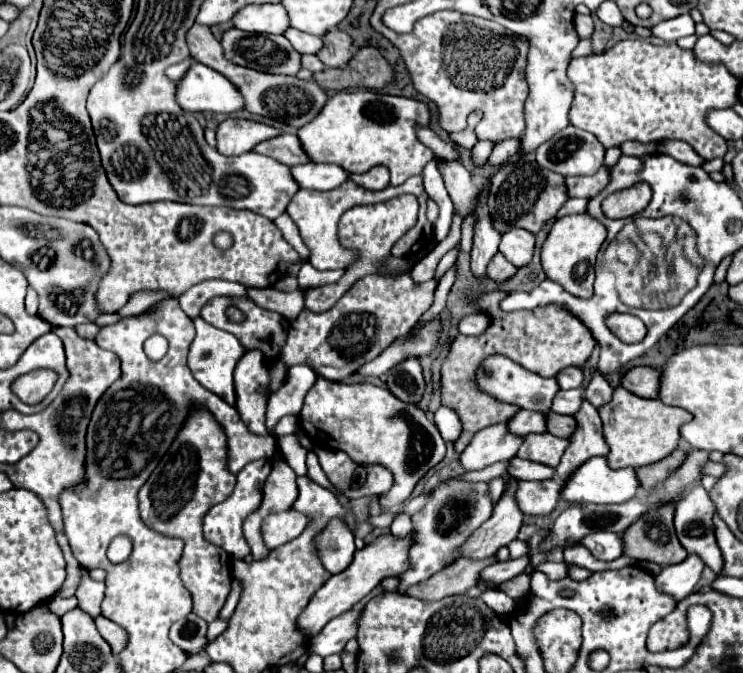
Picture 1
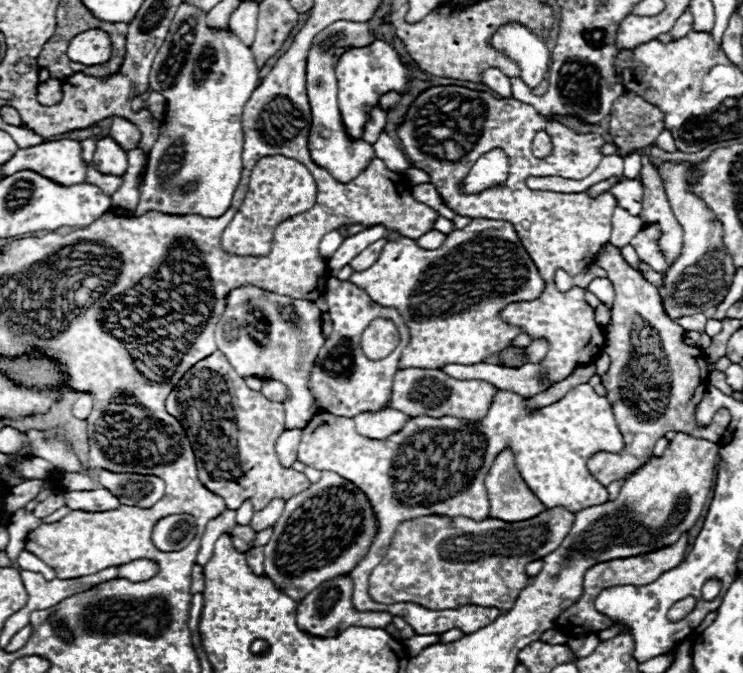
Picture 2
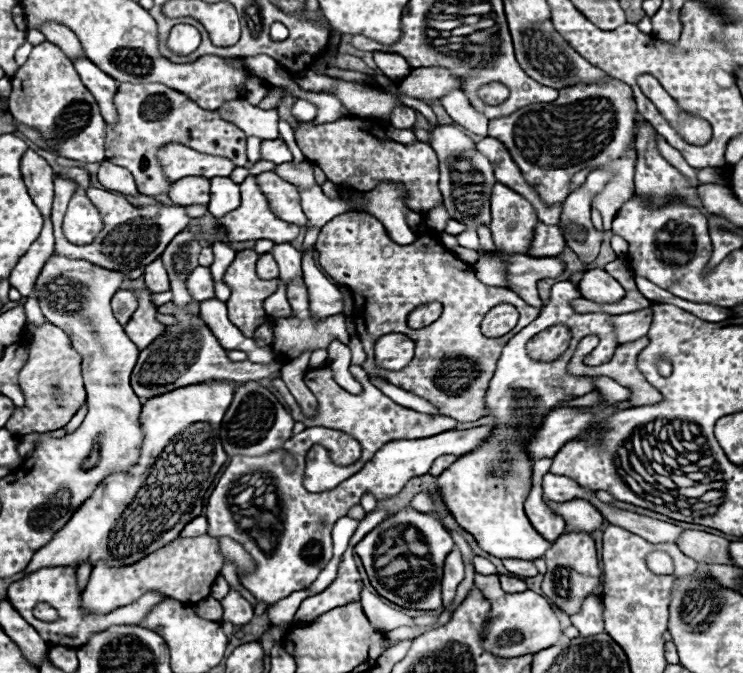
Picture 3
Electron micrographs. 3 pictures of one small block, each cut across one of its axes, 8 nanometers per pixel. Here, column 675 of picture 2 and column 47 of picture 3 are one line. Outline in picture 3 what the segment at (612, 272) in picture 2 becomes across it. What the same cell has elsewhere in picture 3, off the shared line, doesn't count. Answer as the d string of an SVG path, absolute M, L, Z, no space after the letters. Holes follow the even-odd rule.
M44 322L42 326L26 324L22 340L28 346L28 360L18 374L18 384L24 394L24 406L14 408L14 414L8 420L6 428L16 436L64 428L86 402L86 390L80 368L82 358L70 346L68 336L50 322Z

